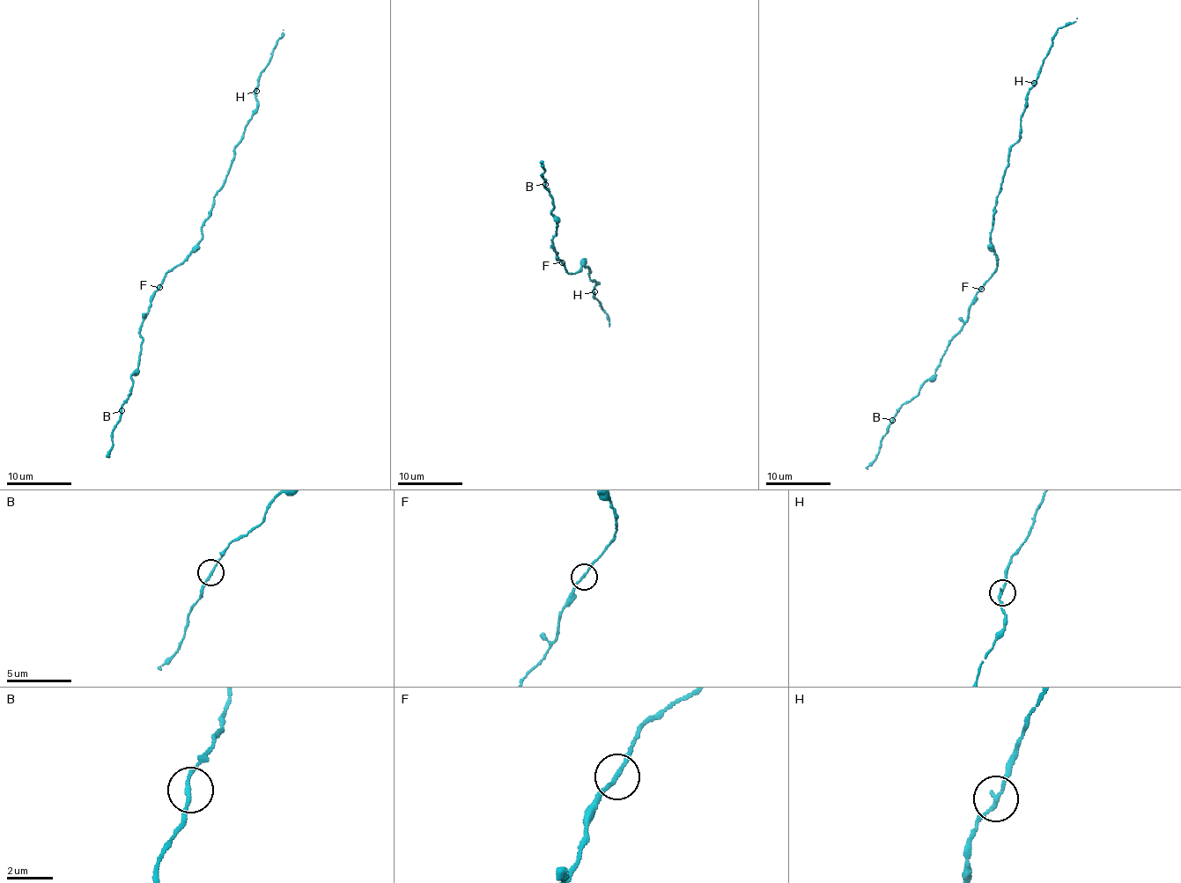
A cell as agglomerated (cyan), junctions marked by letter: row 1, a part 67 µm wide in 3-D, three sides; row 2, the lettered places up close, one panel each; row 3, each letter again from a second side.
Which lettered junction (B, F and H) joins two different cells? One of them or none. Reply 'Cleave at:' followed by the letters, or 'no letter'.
Cleave at: no letter

